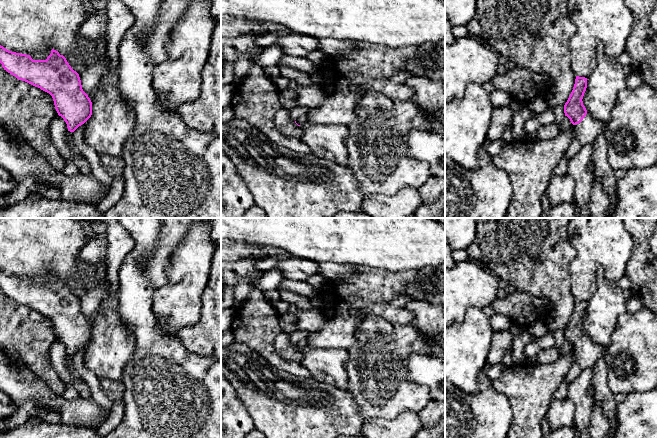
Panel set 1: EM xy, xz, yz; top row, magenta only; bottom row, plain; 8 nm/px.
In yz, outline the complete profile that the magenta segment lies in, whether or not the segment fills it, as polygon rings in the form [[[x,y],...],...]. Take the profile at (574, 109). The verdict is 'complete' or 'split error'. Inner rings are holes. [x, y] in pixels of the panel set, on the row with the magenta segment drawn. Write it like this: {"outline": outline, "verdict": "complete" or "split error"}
{"outline": [[[576,76],[573,90],[564,105],[564,113],[574,125],[574,136],[581,145],[593,146],[596,137],[604,133],[606,123],[593,119],[583,105],[587,78]]], "verdict": "split error"}

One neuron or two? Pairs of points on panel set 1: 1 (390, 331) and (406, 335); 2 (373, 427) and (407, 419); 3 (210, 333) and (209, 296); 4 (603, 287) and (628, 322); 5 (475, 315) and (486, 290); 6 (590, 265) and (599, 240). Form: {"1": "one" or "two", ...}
{"1": "one", "2": "one", "3": "one", "4": "two", "5": "two", "6": "one"}

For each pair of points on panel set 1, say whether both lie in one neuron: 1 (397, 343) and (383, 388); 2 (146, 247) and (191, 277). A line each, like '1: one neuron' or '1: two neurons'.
1: one neuron
2: two neurons

